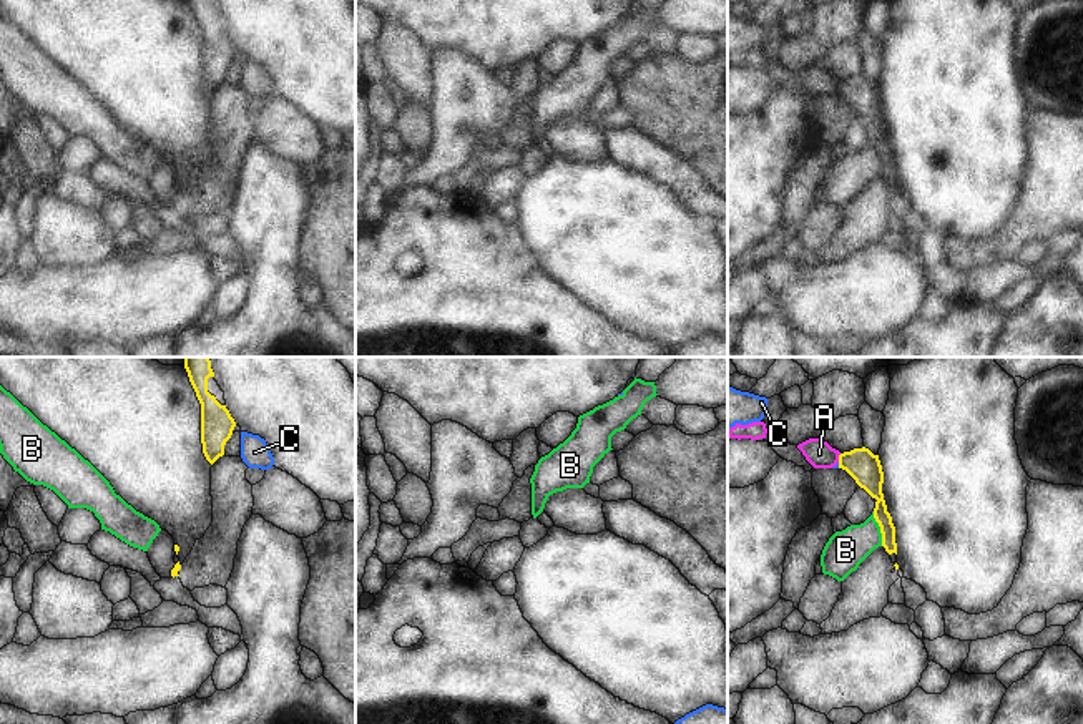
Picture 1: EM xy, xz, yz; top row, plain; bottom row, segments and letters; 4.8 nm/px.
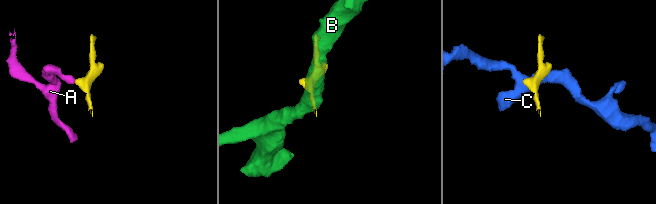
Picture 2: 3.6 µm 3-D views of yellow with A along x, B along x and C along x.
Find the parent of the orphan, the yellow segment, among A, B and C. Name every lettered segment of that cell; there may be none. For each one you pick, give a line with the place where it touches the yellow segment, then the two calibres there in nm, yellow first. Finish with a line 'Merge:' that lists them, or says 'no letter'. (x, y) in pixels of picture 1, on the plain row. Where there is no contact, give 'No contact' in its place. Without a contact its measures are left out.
Merge: no letter

